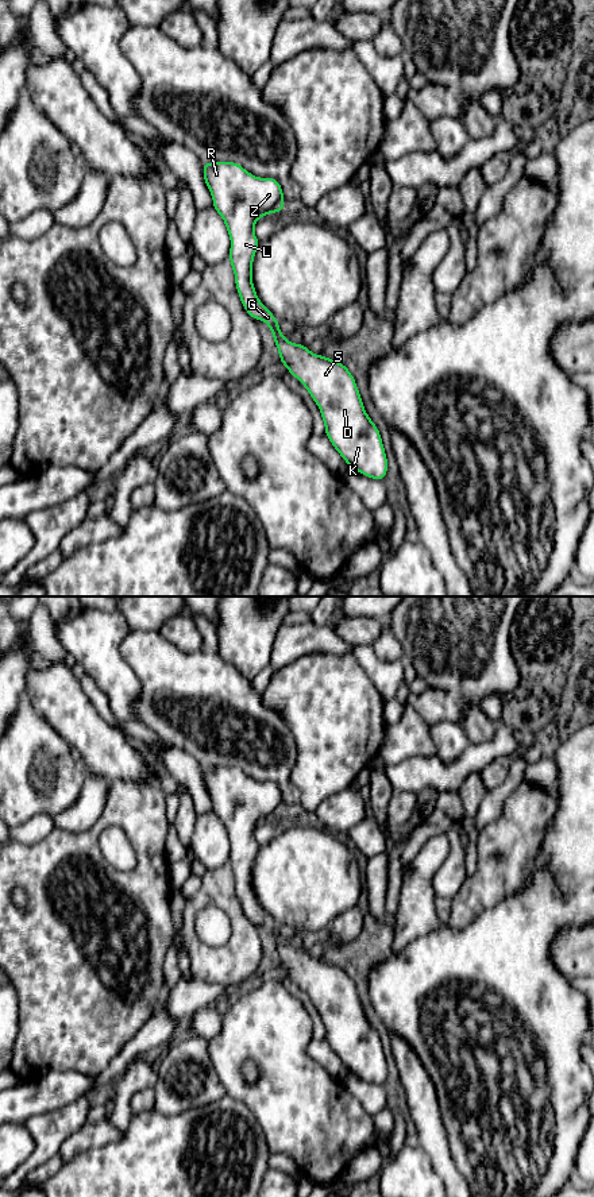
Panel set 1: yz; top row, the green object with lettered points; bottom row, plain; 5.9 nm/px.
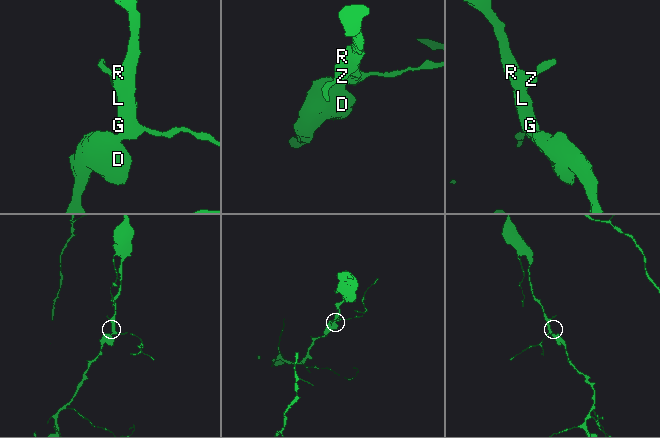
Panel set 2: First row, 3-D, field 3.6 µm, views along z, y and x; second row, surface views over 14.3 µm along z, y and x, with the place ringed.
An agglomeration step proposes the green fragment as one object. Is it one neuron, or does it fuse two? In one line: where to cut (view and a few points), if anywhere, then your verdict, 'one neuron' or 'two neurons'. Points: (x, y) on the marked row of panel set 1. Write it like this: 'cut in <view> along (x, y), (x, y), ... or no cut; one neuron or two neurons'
no cut; one neuron

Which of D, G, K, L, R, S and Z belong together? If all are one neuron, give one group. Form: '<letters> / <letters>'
D G K L R S Z

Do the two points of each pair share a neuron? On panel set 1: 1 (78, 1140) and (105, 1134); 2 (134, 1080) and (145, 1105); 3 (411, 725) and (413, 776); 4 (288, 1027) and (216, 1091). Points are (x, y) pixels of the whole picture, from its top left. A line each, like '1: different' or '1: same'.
1: same
2: different
3: different
4: different

